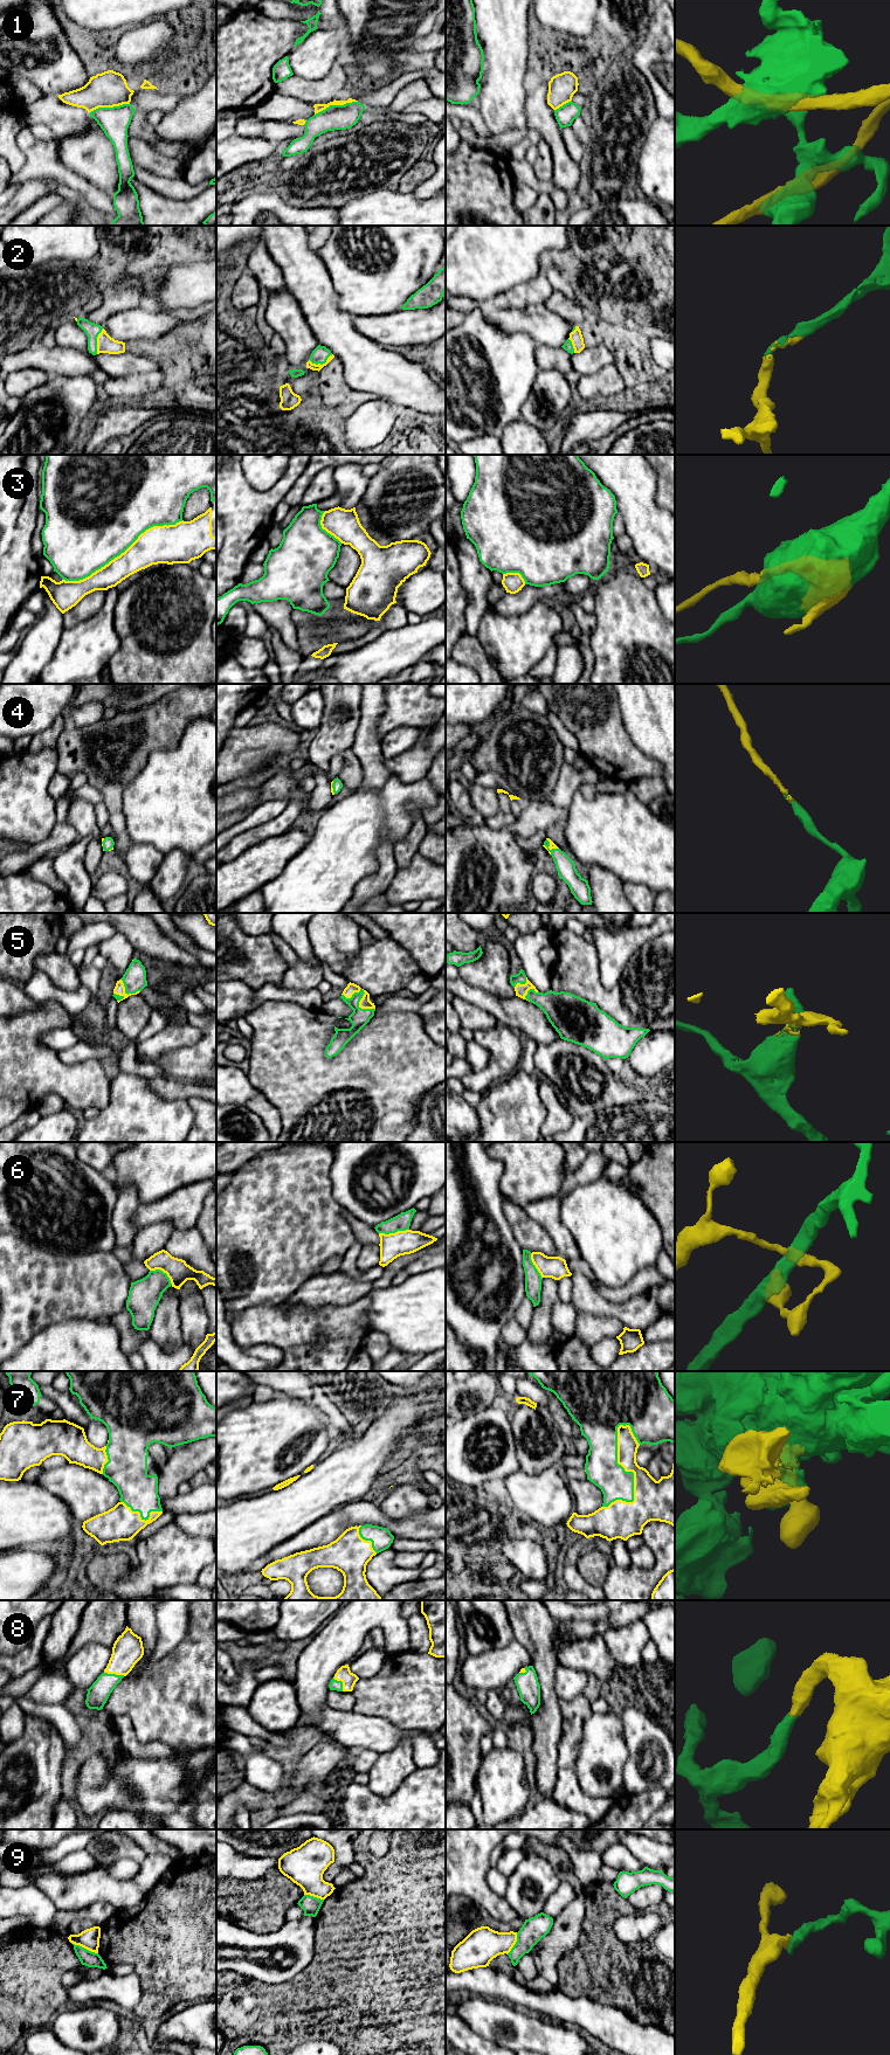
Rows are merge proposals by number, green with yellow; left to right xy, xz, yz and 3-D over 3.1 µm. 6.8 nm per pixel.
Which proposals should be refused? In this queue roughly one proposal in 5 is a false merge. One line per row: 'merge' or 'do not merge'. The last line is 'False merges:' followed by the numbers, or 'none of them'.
1: do not merge
2: merge
3: merge
4: merge
5: merge
6: do not merge
7: merge
8: merge
9: do not merge
False merges: 1, 6, 9

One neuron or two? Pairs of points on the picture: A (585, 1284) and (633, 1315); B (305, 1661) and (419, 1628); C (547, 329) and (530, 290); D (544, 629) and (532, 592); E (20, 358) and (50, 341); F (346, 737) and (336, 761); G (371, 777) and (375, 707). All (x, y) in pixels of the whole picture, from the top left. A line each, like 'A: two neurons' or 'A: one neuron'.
A: one neuron
B: two neurons
C: two neurons
D: two neurons
E: two neurons
F: two neurons
G: one neuron

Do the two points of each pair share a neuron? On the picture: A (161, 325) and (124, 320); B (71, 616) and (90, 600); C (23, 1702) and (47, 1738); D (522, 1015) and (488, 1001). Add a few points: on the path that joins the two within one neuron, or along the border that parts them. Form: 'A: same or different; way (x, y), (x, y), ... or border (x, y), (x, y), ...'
A: same; way (152, 325), (133, 324)
B: same; way (76, 614), (85, 604)
C: different; border (26, 1713), (46, 1718), (56, 1728)
D: same; way (514, 1012), (496, 1007)

